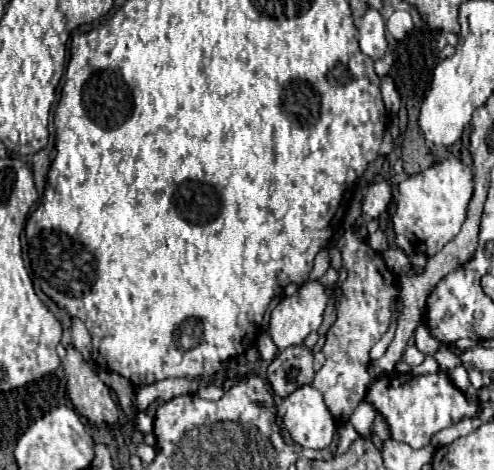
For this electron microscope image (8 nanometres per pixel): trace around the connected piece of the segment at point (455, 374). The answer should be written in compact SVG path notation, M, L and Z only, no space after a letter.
M464 366L454 368L454 370L450 372L450 378L452 378L452 382L454 382L454 384L456 384L456 386L463 392L469 395L477 395L478 390L471 384Z

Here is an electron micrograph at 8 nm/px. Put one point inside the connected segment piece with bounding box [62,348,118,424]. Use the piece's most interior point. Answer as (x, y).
(92, 398)

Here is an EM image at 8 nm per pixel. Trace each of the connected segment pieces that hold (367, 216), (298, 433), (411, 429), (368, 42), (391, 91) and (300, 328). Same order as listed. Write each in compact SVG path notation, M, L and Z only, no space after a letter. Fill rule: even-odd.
M387 181L372 184L362 202L362 218L366 222L379 218L380 214L388 209L391 200L391 186Z
M302 386L284 398L284 424L296 444L302 448L324 450L330 446L336 422L324 404L322 392L314 386Z
M444 372L426 374L426 376L412 376L412 374L380 376L370 386L366 400L386 418L390 426L390 436L394 440L402 440L410 444L412 448L422 448L430 444L430 438L436 432L476 412L476 406L466 400L466 396L450 382L448 374ZM454 410L456 410L456 418L454 418Z
M370 8L362 18L362 26L358 28L360 50L370 58L382 58L388 48L384 34L386 34L386 28L380 12Z
M384 78L384 80L382 80L380 90L382 90L382 98L384 98L384 104L386 104L388 112L398 114L401 106L401 100L396 88L394 88L392 78Z
M316 280L300 284L296 294L284 298L270 318L270 336L278 350L302 344L312 330L318 330L326 302L326 288Z

